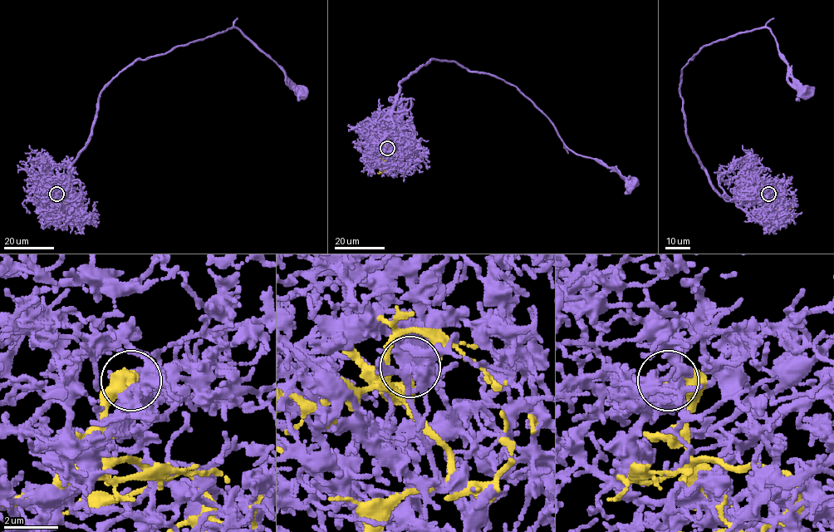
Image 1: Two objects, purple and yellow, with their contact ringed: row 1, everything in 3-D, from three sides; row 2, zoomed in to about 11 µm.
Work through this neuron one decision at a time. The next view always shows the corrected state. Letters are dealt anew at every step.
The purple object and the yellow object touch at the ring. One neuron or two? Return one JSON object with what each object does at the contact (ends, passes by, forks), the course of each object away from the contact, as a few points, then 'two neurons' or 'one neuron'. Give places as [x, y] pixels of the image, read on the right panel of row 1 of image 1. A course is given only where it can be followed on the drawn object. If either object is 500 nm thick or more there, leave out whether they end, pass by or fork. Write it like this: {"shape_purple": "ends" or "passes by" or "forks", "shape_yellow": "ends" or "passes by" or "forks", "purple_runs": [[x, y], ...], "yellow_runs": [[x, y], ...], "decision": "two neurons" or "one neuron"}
{"shape_purple": "forks", "shape_yellow": "ends", "purple_runs": [[768, 194], [738, 205], [713, 186], [685, 134], [681, 70], [712, 42], [768, 27], [805, 91]], "yellow_runs": [[768, 194], [771, 201], [793, 206]], "decision": "two neurons"}

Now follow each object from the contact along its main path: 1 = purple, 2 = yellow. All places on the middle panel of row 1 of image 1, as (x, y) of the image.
1: (387, 148), (380, 137), (392, 125), (399, 84), (430, 60), (454, 61), (514, 86), (567, 148), (632, 184)
2: (387, 148), (385, 150), (390, 158), (377, 173)

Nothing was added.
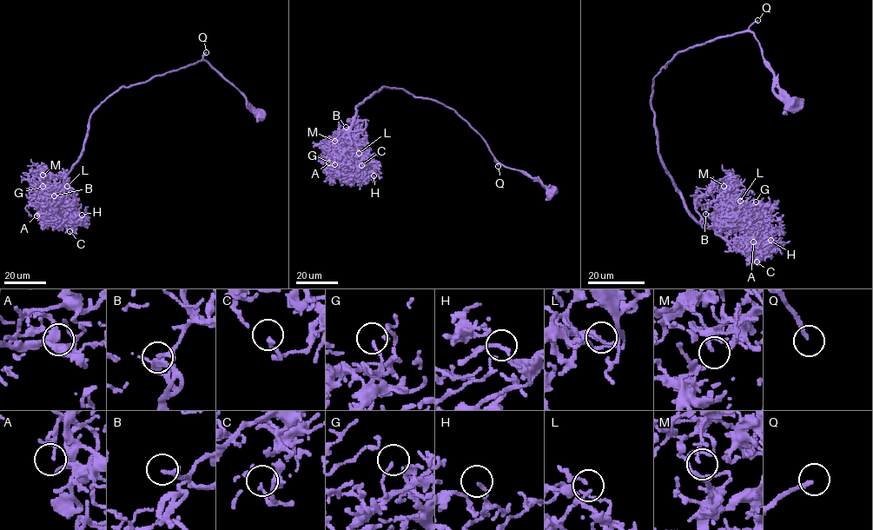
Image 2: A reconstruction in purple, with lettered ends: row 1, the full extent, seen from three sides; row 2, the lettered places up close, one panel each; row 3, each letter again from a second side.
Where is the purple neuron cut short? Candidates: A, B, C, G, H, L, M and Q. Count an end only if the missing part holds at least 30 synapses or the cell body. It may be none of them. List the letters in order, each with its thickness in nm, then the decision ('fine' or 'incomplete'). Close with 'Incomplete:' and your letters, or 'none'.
A: 90 nm | incomplete
B: 140 nm | incomplete
C: 150 nm | fine
G: 120 nm | fine
H: 160 nm | fine
L: 110 nm | fine
M: 130 nm | fine
Q: 170 nm | incomplete
Incomplete: A, B, Q

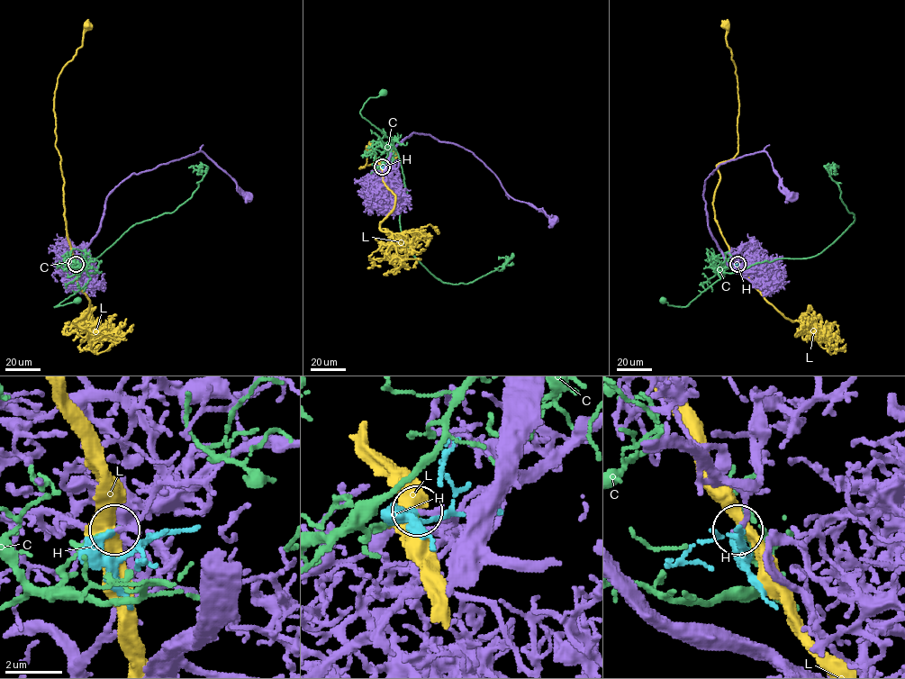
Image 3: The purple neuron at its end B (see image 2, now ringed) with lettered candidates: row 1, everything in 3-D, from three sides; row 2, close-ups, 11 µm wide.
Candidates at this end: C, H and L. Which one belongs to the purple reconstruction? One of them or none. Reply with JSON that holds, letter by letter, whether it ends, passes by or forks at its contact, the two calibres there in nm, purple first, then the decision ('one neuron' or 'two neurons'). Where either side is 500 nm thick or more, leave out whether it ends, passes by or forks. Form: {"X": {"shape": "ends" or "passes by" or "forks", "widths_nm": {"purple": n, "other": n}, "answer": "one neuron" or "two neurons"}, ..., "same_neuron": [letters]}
{"C": {"shape": "ends", "widths_nm": {"purple": 160, "other": 110}, "answer": "two neurons"}, "H": {"shape": "ends", "widths_nm": {"purple": 160, "other": 280}, "answer": "one neuron"}, "L": {"shape": "passes by", "widths_nm": {"purple": 160, "other": 480}, "answer": "two neurons"}, "same_neuron": ["H"]}

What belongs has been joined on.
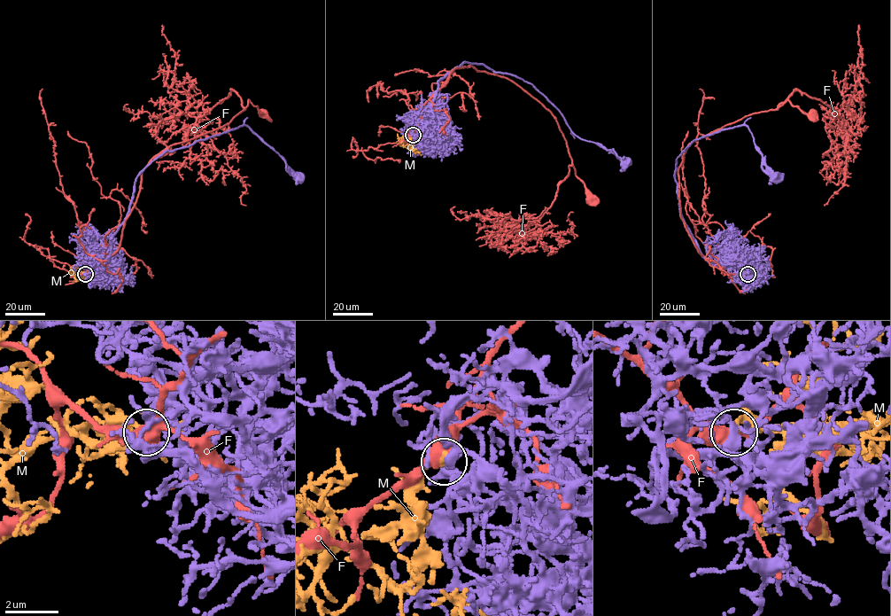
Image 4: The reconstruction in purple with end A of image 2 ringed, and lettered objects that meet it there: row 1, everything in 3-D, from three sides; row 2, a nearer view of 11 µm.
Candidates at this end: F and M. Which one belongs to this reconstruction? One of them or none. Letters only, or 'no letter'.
M

